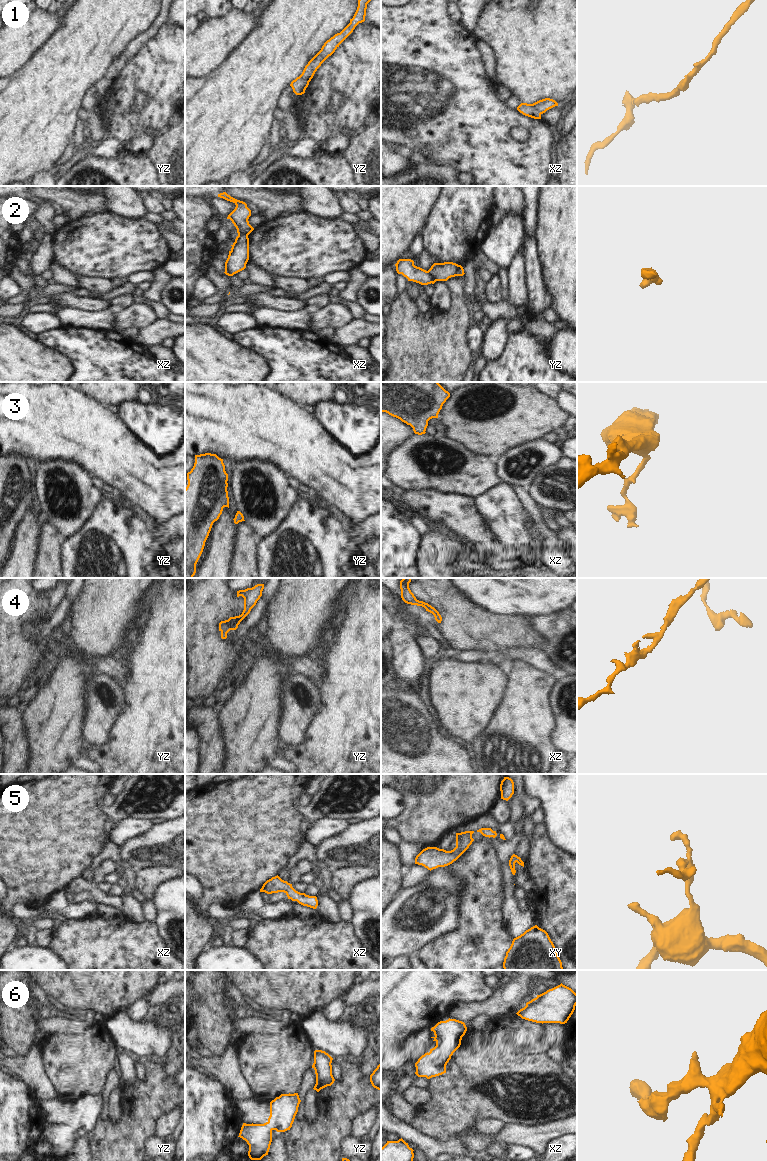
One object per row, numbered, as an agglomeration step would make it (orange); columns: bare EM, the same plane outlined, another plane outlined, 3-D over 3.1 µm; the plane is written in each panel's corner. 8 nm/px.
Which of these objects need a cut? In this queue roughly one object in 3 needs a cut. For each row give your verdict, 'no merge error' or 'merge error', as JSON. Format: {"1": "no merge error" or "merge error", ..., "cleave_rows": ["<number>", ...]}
{"1": "no merge error", "2": "merge error", "3": "no merge error", "4": "no merge error", "5": "no merge error", "6": "no merge error", "cleave_rows": ["2"]}

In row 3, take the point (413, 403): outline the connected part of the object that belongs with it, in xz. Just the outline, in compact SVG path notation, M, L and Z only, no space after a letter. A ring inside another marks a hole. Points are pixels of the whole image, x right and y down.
M381 382L381 412L410 425L415 434L425 434L428 421L438 418L443 404L450 397L438 382Z

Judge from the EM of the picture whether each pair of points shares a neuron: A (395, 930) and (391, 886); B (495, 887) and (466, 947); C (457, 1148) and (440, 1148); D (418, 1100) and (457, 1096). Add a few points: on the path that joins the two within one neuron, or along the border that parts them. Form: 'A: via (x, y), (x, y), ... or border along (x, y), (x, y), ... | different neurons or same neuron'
A: border along (401, 888), (391, 900) | different neurons
B: via (480, 902), (480, 915), (466, 932) | same neuron
C: via (453, 1148), (444, 1148) | same neuron
D: border along (428, 1088), (431, 1098), (426, 1103), (418, 1106) | different neurons

